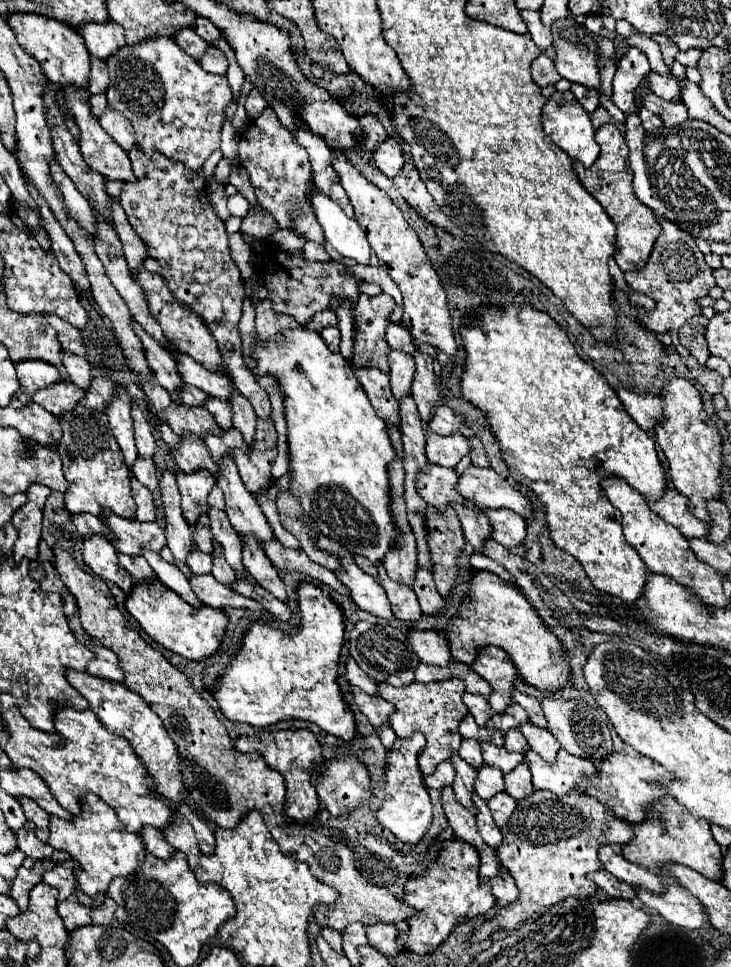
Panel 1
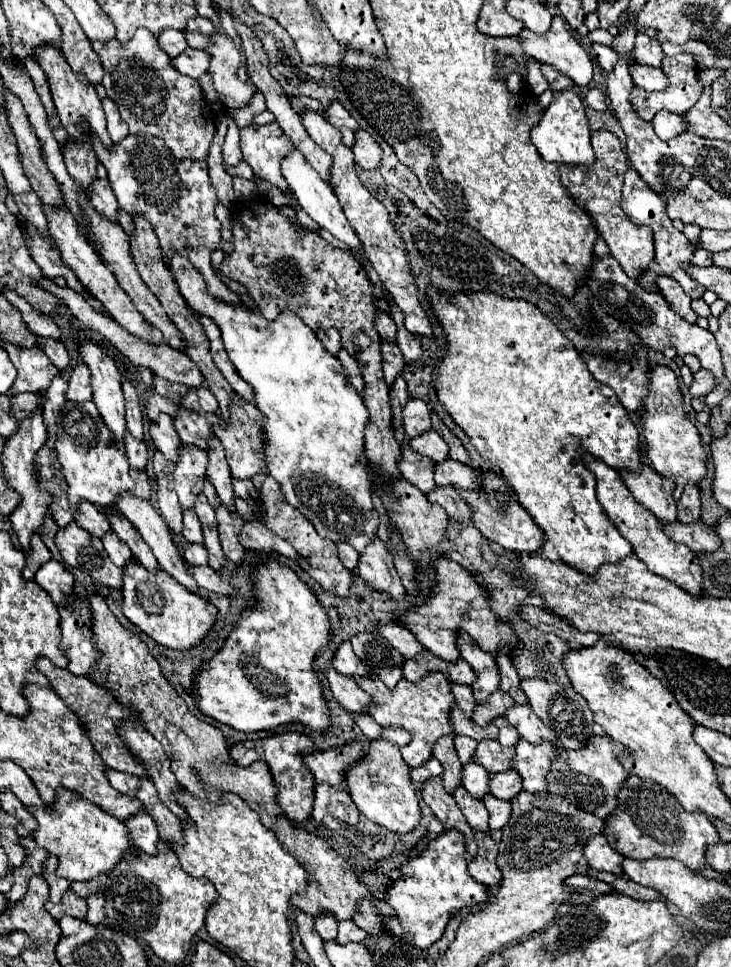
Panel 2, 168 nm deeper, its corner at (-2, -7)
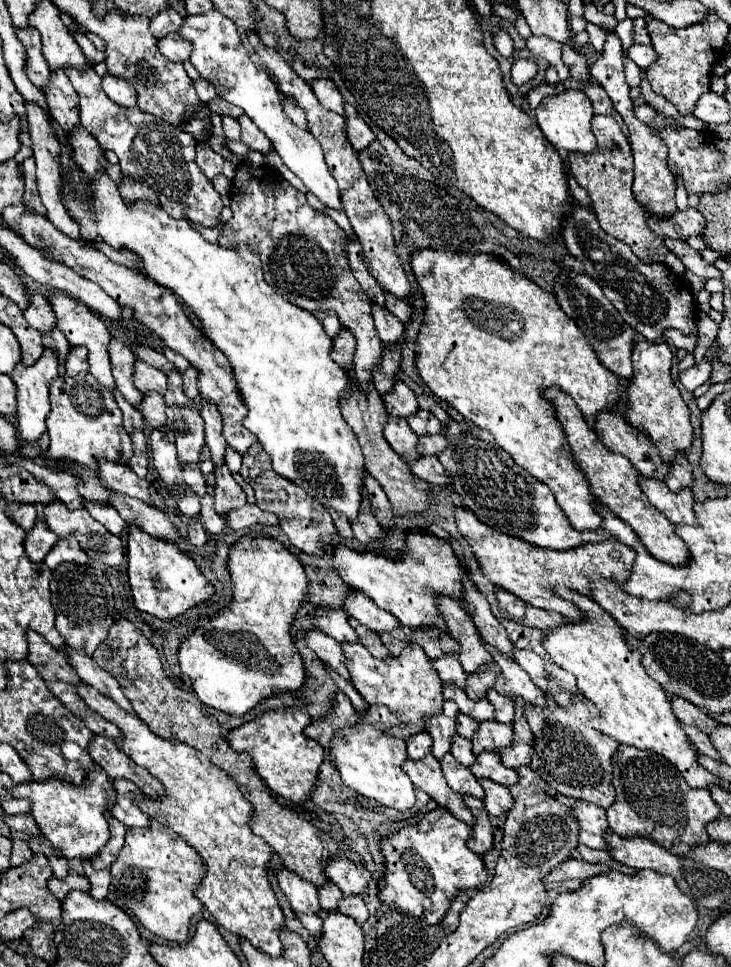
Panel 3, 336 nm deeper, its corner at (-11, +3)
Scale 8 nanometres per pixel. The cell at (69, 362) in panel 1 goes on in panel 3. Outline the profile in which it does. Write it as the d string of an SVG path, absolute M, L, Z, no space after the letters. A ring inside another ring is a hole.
M25 288L25 294L29 296L29 308L23 310L23 316L29 322L29 326L39 332L51 332L51 328L55 328L55 316L51 304L45 300L43 294L33 292L29 288Z

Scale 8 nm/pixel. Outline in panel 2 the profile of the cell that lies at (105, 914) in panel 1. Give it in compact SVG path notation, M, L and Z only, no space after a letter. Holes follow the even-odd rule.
M102 892L88 896L88 900L86 900L86 902L88 902L88 916L86 916L86 922L88 922L88 924L94 924L94 926L102 924L102 922L104 922L104 918L106 918L106 910L104 910L104 896L102 896Z

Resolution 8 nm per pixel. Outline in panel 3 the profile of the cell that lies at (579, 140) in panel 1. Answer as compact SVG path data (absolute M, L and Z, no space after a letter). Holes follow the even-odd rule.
M561 90L553 96L543 98L535 110L535 118L545 138L557 150L567 150L567 152L593 152L595 150L595 136L591 132L593 106L587 94L583 94L581 90Z

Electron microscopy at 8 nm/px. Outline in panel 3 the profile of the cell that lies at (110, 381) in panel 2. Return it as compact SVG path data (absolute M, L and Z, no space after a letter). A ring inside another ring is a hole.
M53 292L49 296L49 304L55 312L55 320L57 320L57 328L65 334L67 342L71 346L77 346L77 344L83 344L87 350L89 350L89 372L109 390L115 388L115 380L111 376L111 362L109 362L109 354L107 354L107 344L111 340L109 336L109 330L107 326L103 324L103 320L91 310L87 308L85 304L81 304L79 300L63 294L63 292Z

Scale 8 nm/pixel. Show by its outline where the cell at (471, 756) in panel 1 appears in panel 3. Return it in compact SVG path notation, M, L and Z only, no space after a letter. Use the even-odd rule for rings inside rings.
M463 712L457 714L457 732L463 736L463 738L471 738L473 732L477 730L477 722L471 718L471 716L465 716Z

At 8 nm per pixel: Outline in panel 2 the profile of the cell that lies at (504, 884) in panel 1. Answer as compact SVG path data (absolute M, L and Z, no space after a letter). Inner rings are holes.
M476 832L478 842L478 856L468 862L468 870L474 880L488 886L490 890L496 890L502 882L502 872L496 866L496 854L498 854L498 842L494 842L486 832Z

